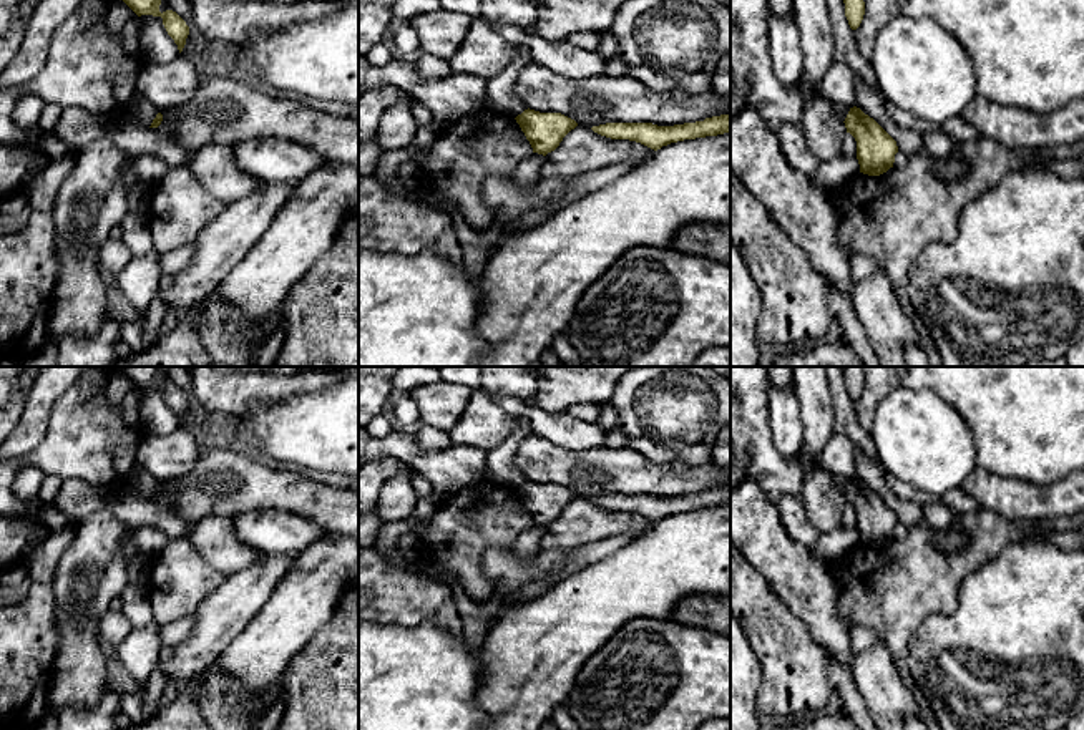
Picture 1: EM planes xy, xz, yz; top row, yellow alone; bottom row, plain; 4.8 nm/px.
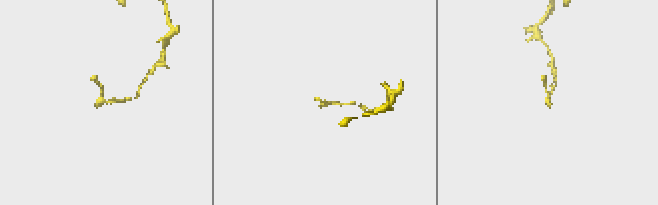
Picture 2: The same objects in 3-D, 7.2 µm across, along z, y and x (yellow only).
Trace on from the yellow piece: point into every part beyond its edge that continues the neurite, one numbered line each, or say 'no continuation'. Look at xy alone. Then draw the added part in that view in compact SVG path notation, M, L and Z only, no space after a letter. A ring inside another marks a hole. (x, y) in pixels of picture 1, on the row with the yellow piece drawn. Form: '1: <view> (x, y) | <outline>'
no continuation

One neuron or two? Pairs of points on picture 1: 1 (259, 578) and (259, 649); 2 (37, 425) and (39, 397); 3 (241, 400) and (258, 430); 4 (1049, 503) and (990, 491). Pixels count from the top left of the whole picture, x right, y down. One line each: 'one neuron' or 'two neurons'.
1: two neurons
2: one neuron
3: two neurons
4: one neuron

